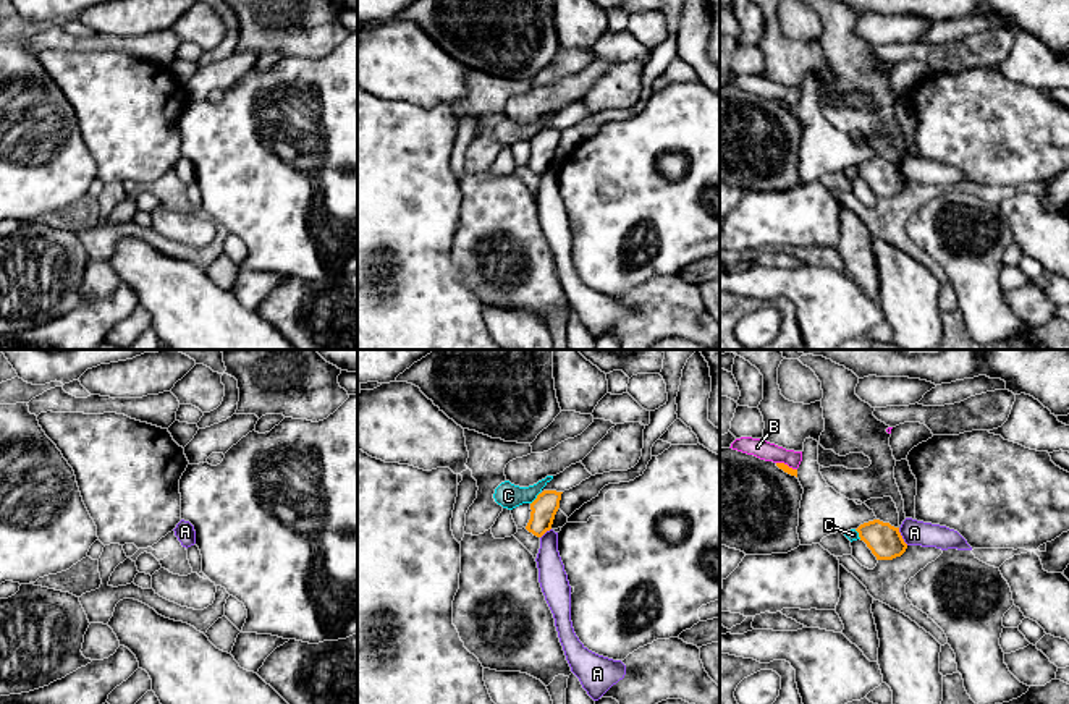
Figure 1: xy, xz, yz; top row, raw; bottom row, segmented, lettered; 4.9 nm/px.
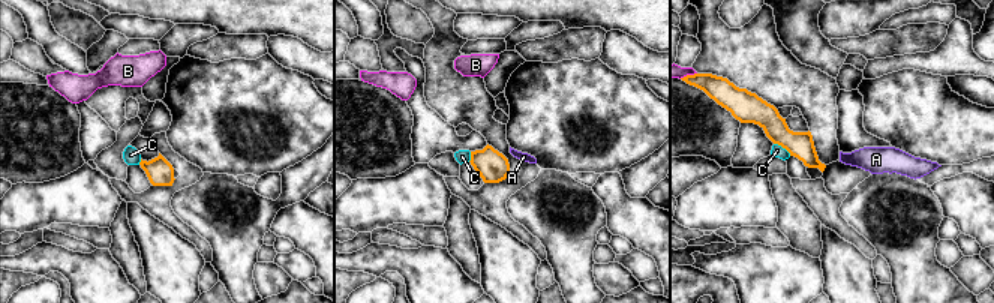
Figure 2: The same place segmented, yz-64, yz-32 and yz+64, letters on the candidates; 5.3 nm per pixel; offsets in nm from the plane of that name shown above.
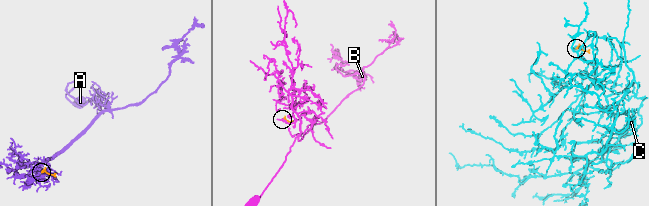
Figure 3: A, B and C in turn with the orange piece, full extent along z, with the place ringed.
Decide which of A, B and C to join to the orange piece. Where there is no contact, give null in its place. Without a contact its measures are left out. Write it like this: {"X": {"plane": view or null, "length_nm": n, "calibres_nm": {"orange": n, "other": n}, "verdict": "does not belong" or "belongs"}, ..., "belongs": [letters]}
{"A": {"plane": "yz", "length_nm": 100, "calibres_nm": {"orange": 170, "other": 130}, "verdict": "does not belong"}, "B": {"plane": "yz", "length_nm": 110, "calibres_nm": {"orange": 40, "other": 90}, "verdict": "does not belong"}, "C": {"plane": "xz", "length_nm": 80, "calibres_nm": {"orange": 130, "other": 120}, "verdict": "does not belong"}, "belongs": []}

